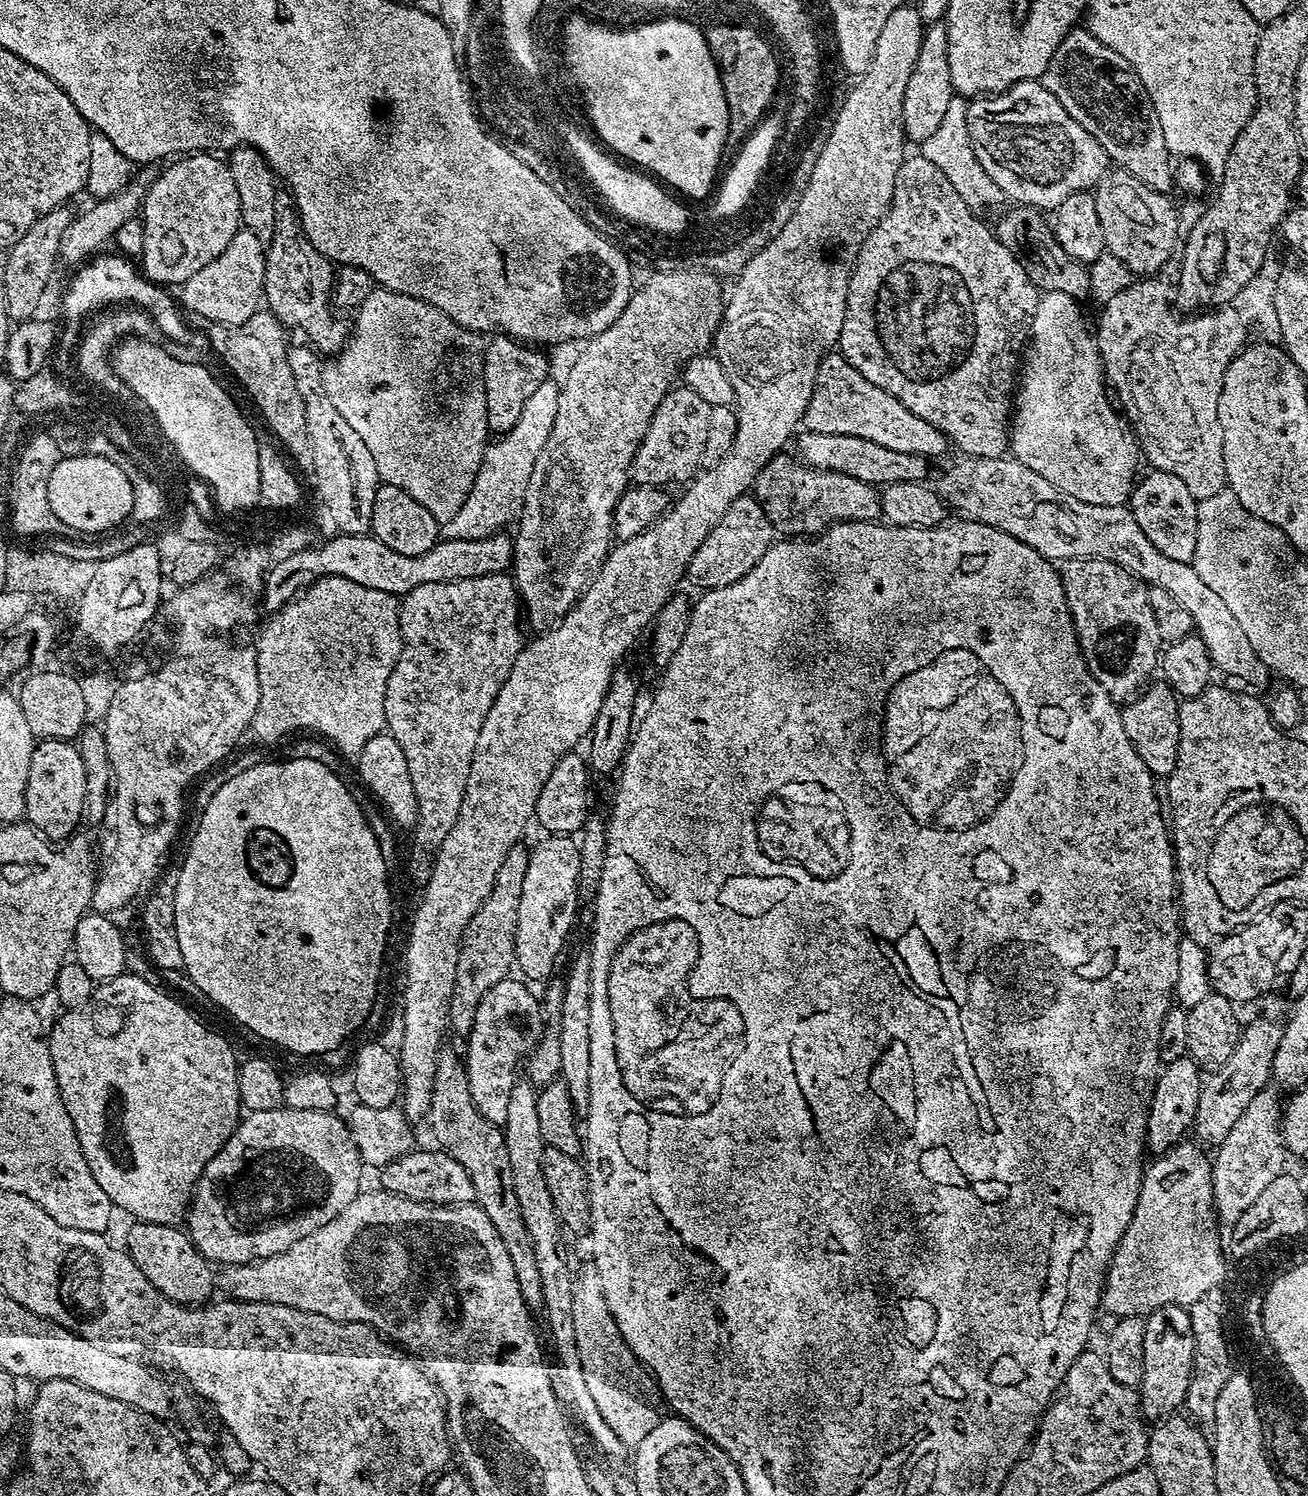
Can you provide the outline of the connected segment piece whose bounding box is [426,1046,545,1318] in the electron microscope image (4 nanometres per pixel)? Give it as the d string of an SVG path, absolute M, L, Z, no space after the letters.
M441 1047L438 1054L434 1070L434 1094L430 1098L426 1123L432 1127L432 1136L440 1143L437 1145L455 1160L462 1162L466 1174L470 1174L470 1182L474 1182L475 1203L479 1204L486 1218L490 1218L494 1230L498 1230L498 1238L502 1238L502 1243L506 1245L529 1312L533 1317L543 1317L542 1278L538 1278L538 1260L534 1258L534 1246L530 1242L526 1222L522 1222L522 1206L518 1206L518 1194L514 1194L514 1174L510 1174L510 1154L506 1154L501 1125L491 1124L476 1110L470 1098L470 1082L465 1061L461 1053L459 1056L454 1049L448 1047Z

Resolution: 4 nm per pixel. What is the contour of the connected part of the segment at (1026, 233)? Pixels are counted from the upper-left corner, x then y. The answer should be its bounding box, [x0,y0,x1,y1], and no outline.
[994,206,1091,300]

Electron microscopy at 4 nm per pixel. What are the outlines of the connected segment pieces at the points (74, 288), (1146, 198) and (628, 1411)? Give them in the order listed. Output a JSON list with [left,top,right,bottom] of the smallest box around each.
[[64,254,210,358],[1094,170,1182,274],[572,1283,662,1446]]

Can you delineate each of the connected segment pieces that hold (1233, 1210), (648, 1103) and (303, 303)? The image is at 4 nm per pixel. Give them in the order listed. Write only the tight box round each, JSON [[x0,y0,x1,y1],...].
[[1212,1087,1290,1226],[604,916,748,1120],[263,206,350,353]]

